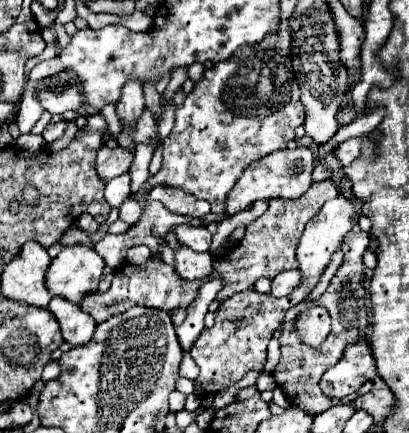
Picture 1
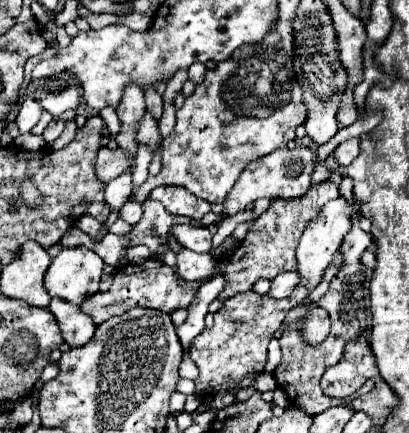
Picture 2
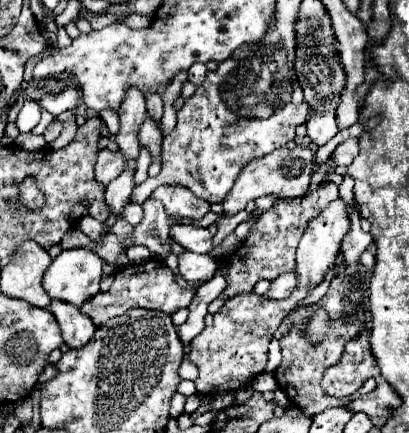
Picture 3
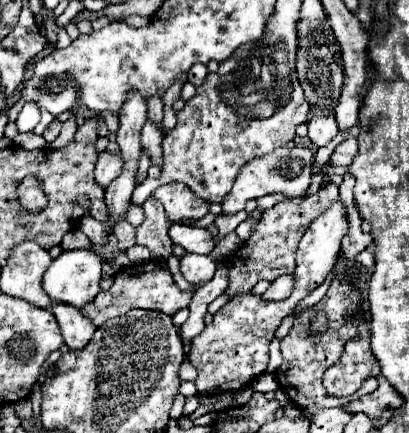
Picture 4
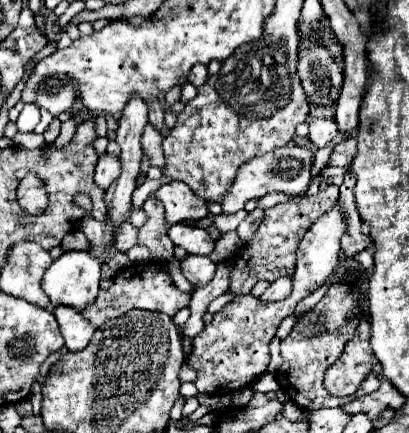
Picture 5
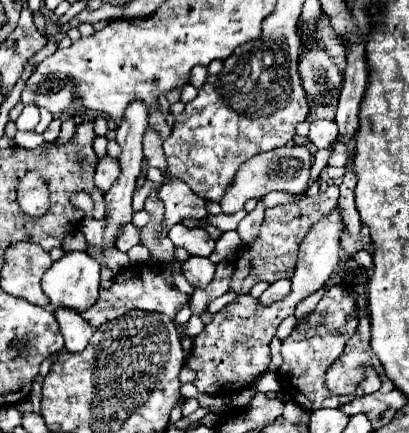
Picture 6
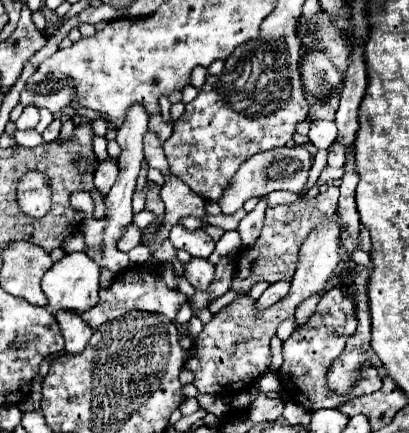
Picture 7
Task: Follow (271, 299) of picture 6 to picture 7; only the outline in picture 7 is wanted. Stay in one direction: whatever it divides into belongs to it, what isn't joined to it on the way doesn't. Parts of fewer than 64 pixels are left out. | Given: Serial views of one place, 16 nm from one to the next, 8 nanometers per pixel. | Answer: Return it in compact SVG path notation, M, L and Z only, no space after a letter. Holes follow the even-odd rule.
M276 282L272 284L258 300L256 300L256 308L268 308L270 304L276 304L278 300L282 300L290 290L290 282Z

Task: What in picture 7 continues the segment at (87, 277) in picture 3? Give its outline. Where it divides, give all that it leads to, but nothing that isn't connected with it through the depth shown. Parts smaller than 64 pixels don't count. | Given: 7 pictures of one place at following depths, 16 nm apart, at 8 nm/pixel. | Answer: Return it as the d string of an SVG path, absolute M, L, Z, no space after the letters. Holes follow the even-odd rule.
M74 252L74 254L66 254L60 262L56 262L42 278L42 292L48 298L48 310L56 316L62 310L68 312L76 312L82 314L88 308L96 306L98 302L98 276L100 276L100 268L98 264L88 258L84 252Z

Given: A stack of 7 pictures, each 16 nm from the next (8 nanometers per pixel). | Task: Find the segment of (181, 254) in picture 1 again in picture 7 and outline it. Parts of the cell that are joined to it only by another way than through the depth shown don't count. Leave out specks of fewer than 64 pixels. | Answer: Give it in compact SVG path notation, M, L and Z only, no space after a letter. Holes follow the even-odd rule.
M192 258L188 264L184 264L184 272L194 290L206 290L214 280L214 266L202 258Z

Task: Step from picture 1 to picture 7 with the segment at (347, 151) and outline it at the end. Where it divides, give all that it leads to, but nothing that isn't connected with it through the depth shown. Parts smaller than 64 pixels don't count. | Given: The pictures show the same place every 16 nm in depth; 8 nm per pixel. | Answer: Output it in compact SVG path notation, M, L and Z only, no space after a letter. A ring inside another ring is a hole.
M334 142L328 150L328 166L336 166L342 168L346 164L346 148L340 146L338 142Z

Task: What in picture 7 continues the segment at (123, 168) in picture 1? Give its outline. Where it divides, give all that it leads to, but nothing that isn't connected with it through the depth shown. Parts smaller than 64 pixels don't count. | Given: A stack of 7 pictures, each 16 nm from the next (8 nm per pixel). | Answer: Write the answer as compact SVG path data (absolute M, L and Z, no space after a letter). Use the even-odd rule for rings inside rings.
M112 158L106 160L106 162L98 162L98 168L96 168L96 172L94 172L94 186L98 188L98 192L100 192L102 196L108 196L112 184L114 184L116 178L118 178L118 172L120 172L120 170L118 170L118 166L112 162Z

